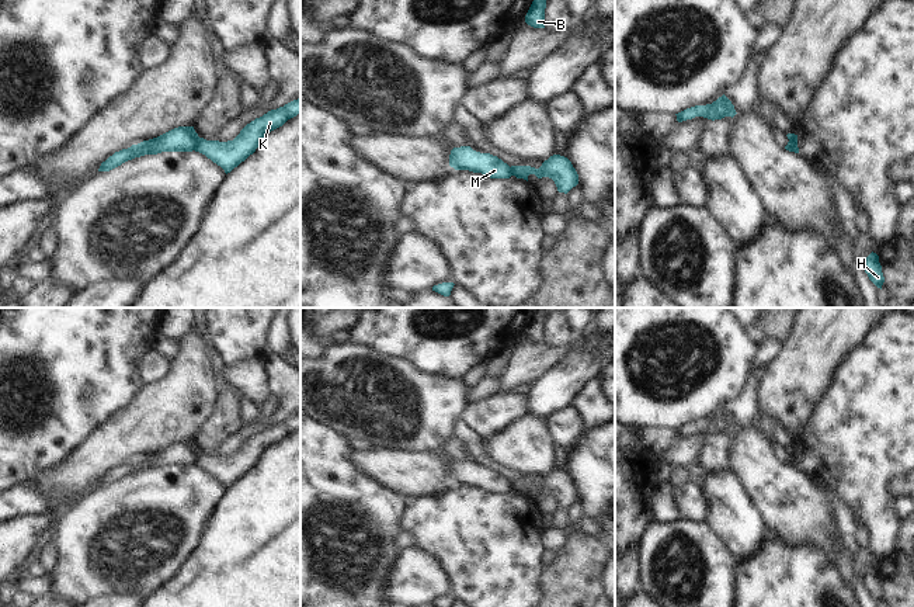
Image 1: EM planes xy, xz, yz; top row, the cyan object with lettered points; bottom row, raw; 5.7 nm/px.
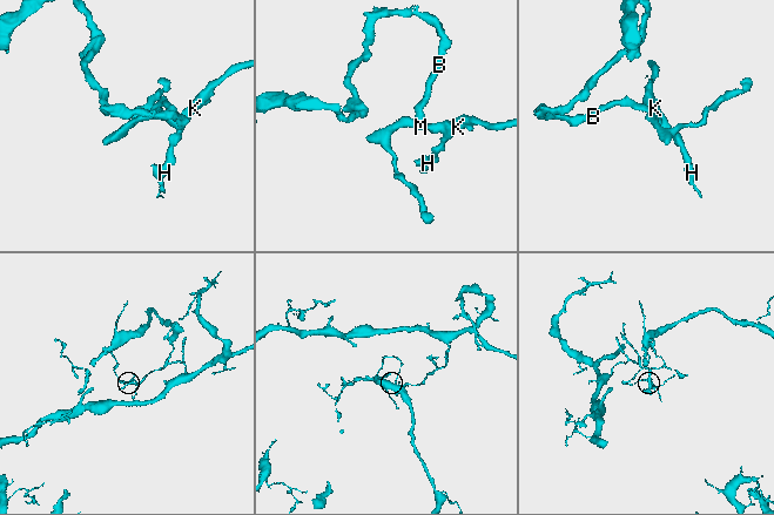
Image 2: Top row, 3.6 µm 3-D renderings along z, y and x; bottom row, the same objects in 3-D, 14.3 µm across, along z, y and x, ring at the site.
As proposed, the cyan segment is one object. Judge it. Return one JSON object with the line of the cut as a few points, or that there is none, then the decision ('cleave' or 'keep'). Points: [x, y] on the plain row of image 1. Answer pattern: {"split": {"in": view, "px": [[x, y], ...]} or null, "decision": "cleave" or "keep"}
{"split": {"in": "xy", "px": [[200, 453], [193, 464]]}, "decision": "cleave"}

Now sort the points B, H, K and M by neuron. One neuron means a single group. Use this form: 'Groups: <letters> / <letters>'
Groups: B M / H K.

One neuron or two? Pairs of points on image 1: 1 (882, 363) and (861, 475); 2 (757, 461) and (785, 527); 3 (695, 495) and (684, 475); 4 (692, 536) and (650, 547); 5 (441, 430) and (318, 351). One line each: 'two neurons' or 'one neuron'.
1: one neuron
2: one neuron
3: two neurons
4: one neuron
5: two neurons

